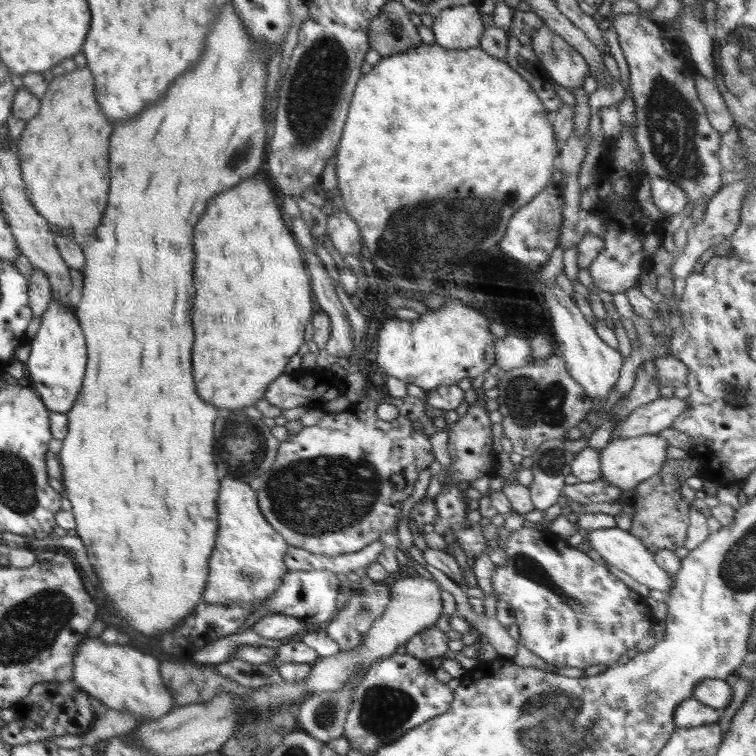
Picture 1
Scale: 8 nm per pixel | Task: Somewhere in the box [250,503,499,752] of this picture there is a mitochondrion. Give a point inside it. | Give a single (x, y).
(385, 709)

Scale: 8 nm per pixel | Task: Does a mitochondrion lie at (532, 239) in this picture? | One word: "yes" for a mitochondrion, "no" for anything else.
no

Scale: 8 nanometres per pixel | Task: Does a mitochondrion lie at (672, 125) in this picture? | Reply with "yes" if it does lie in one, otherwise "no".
yes

